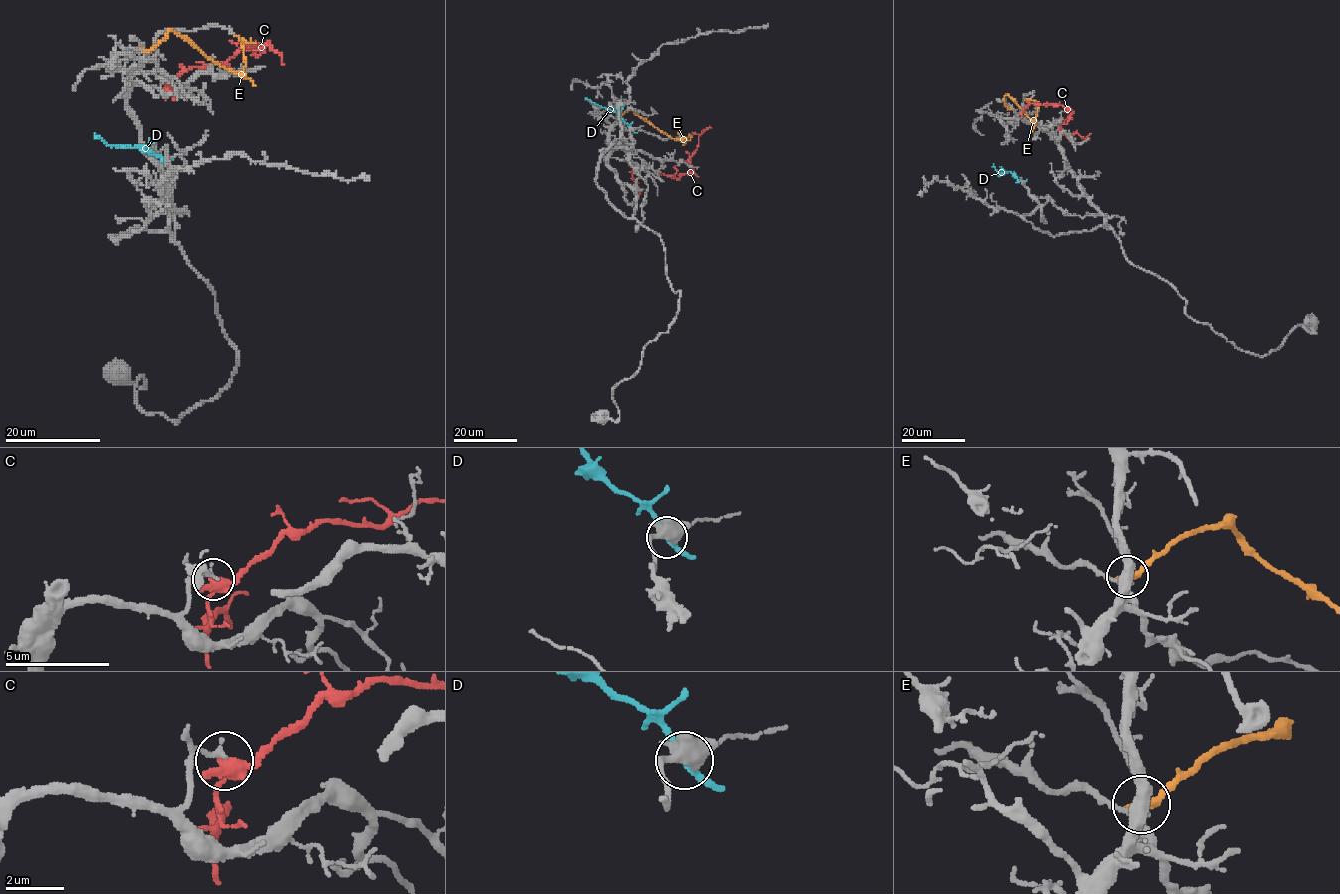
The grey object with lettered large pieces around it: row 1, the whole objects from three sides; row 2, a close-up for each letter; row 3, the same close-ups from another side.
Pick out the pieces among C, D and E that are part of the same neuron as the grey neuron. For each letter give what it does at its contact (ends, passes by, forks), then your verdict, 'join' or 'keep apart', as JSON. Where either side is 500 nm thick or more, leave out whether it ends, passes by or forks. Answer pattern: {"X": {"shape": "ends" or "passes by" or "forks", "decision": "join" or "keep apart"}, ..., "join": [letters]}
{"C": {"shape": "passes by", "decision": "keep apart"}, "D": {"shape": "passes by", "decision": "keep apart"}, "E": {"shape": "ends", "decision": "keep apart"}, "join": []}

